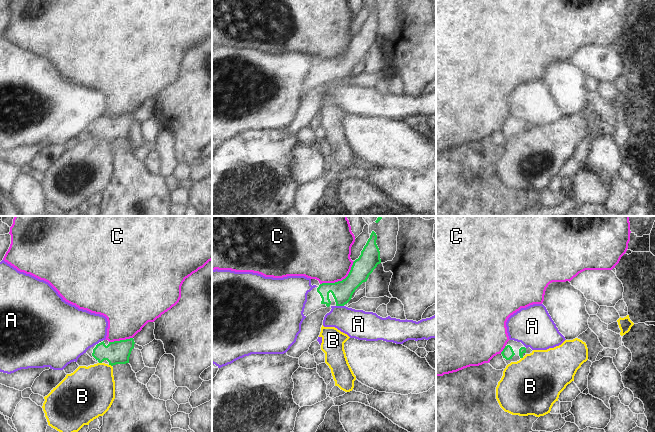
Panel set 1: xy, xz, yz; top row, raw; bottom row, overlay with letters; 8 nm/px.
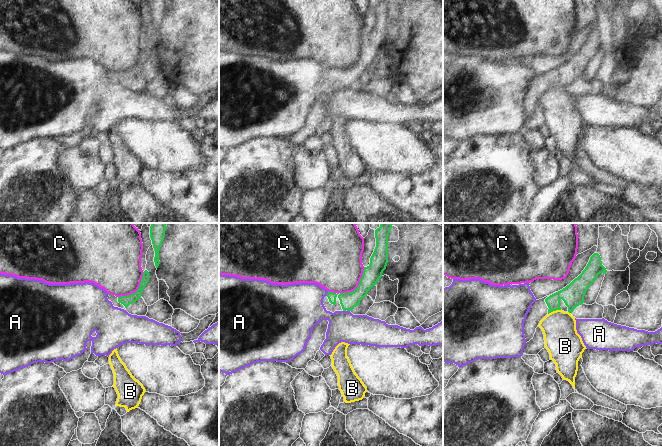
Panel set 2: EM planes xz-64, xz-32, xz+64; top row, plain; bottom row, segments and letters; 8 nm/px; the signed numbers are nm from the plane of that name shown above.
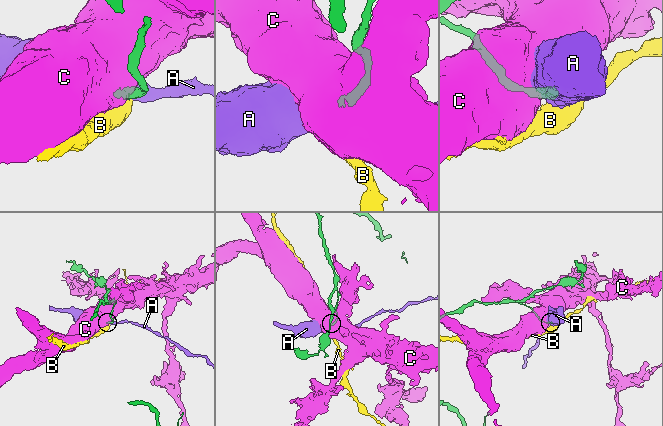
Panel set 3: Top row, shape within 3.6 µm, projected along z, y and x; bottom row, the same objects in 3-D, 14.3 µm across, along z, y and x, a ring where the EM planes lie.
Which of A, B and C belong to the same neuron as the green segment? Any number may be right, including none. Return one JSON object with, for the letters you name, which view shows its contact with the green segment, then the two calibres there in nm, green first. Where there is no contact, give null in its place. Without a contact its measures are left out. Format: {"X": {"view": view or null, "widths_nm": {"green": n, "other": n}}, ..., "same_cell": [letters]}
{"same_cell": []}

